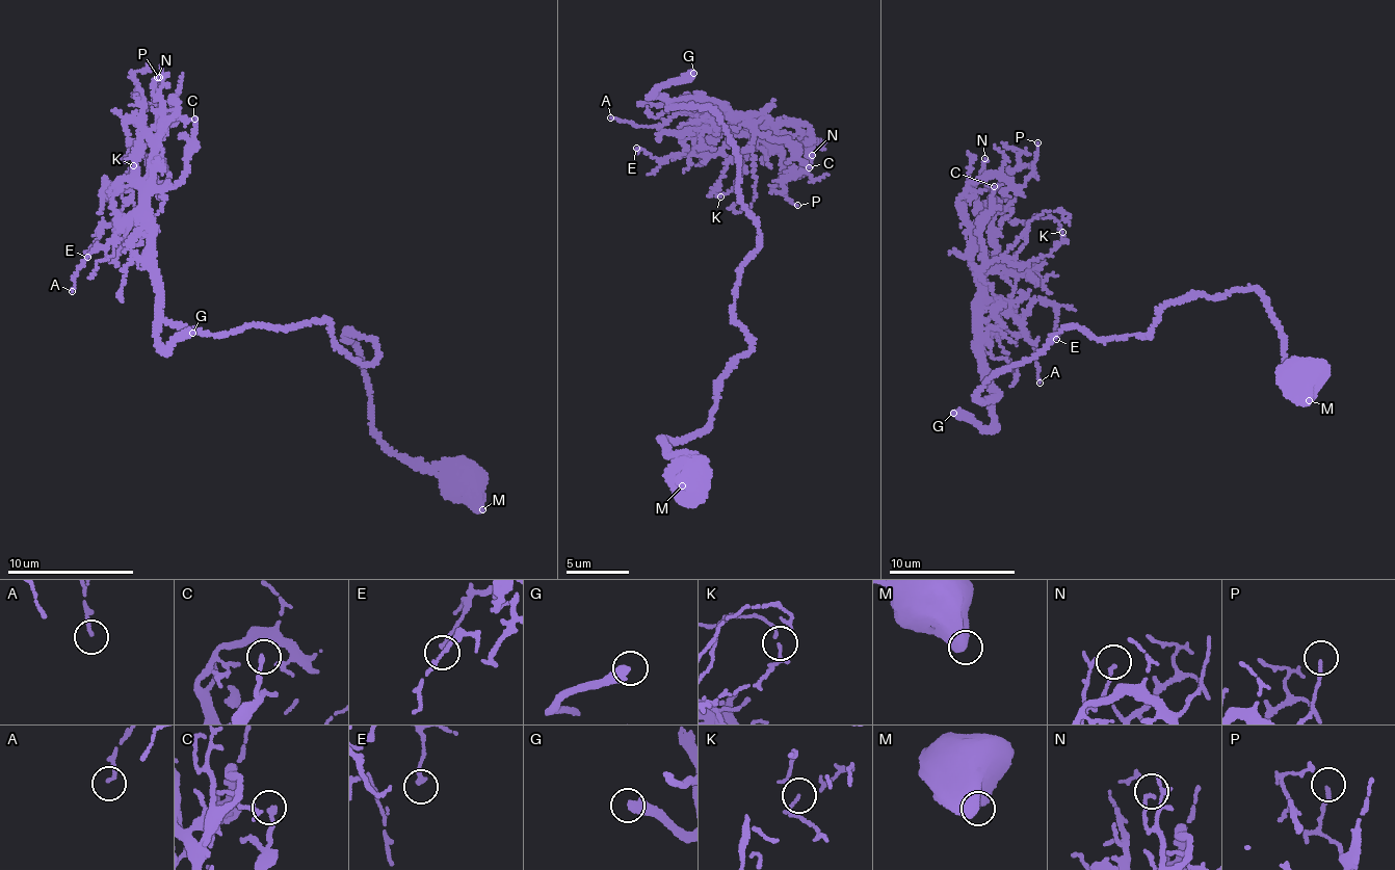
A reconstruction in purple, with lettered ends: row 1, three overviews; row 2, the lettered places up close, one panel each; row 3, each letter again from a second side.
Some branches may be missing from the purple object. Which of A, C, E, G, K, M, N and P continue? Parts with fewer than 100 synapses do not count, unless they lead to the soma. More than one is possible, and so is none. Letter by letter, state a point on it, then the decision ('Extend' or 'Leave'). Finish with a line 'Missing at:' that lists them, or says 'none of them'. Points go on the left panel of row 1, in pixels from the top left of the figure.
A: Place: (72, 291). Leave
C: Place: (194, 119). Leave
E: Place: (87, 257). Leave
G: Place: (192, 333). Extend
K: Place: (133, 165). Leave
M: Place: (482, 509). Leave
N: Place: (157, 77). Leave
P: Place: (159, 77). Leave
Missing at: G

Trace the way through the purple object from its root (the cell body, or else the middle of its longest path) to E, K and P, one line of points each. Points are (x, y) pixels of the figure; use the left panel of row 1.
E: (296, 328), (262, 323), (207, 336), (173, 327), (160, 314), (151, 227), (141, 218), (102, 226), (87, 257)
K: (296, 328), (262, 323), (207, 336), (162, 318), (150, 195), (167, 186), (150, 193), (129, 175), (133, 165)
P: (296, 328), (207, 336), (162, 318), (150, 183), (153, 142), (177, 104), (166, 117), (155, 103), (159, 77)

